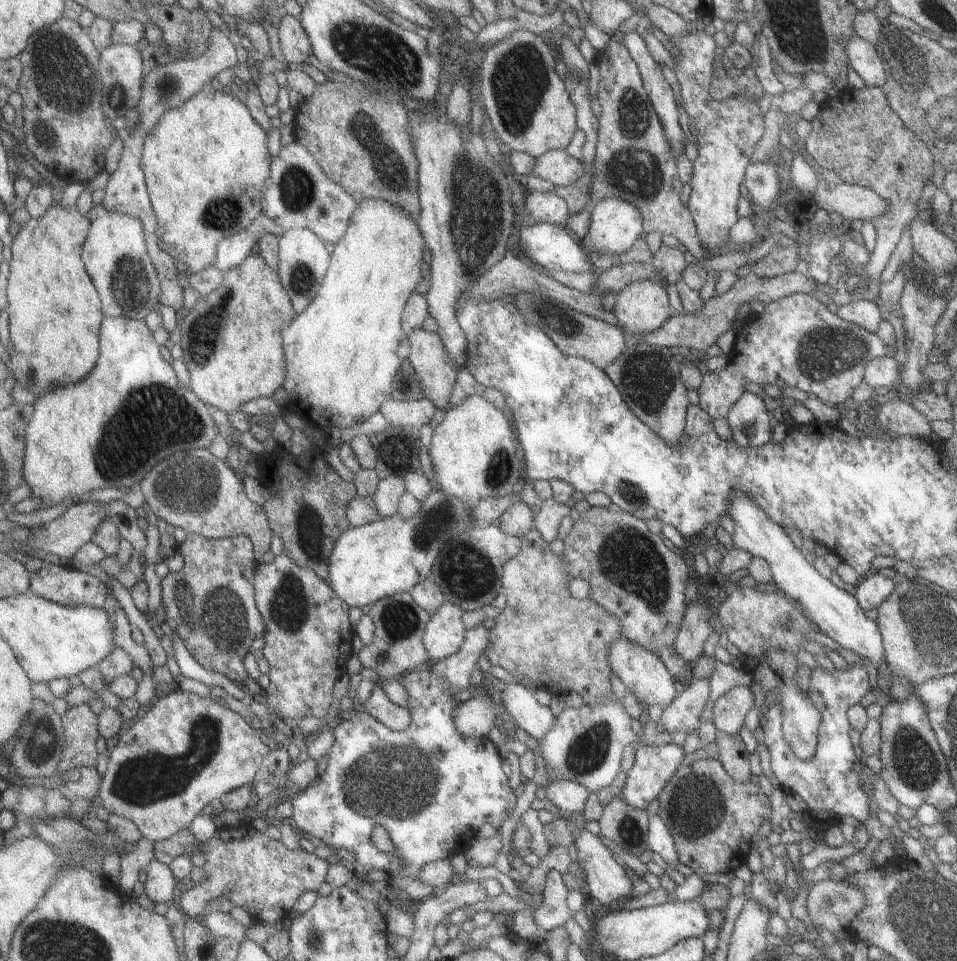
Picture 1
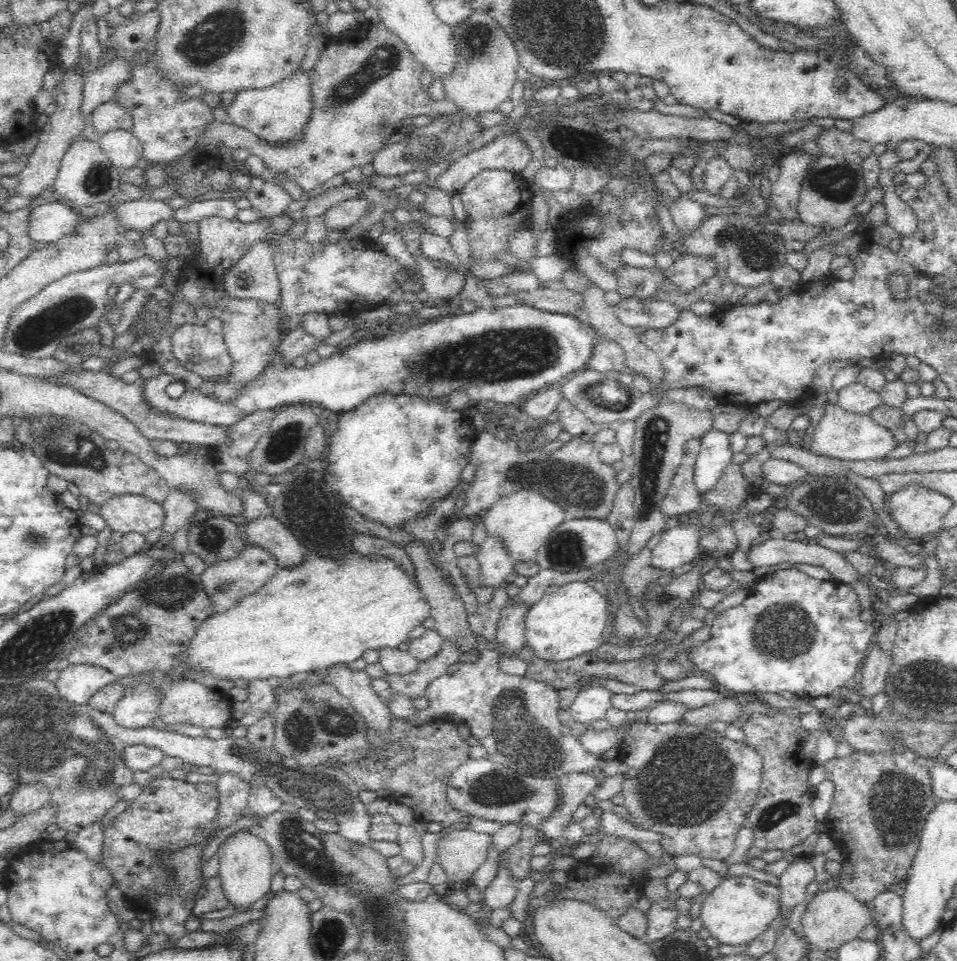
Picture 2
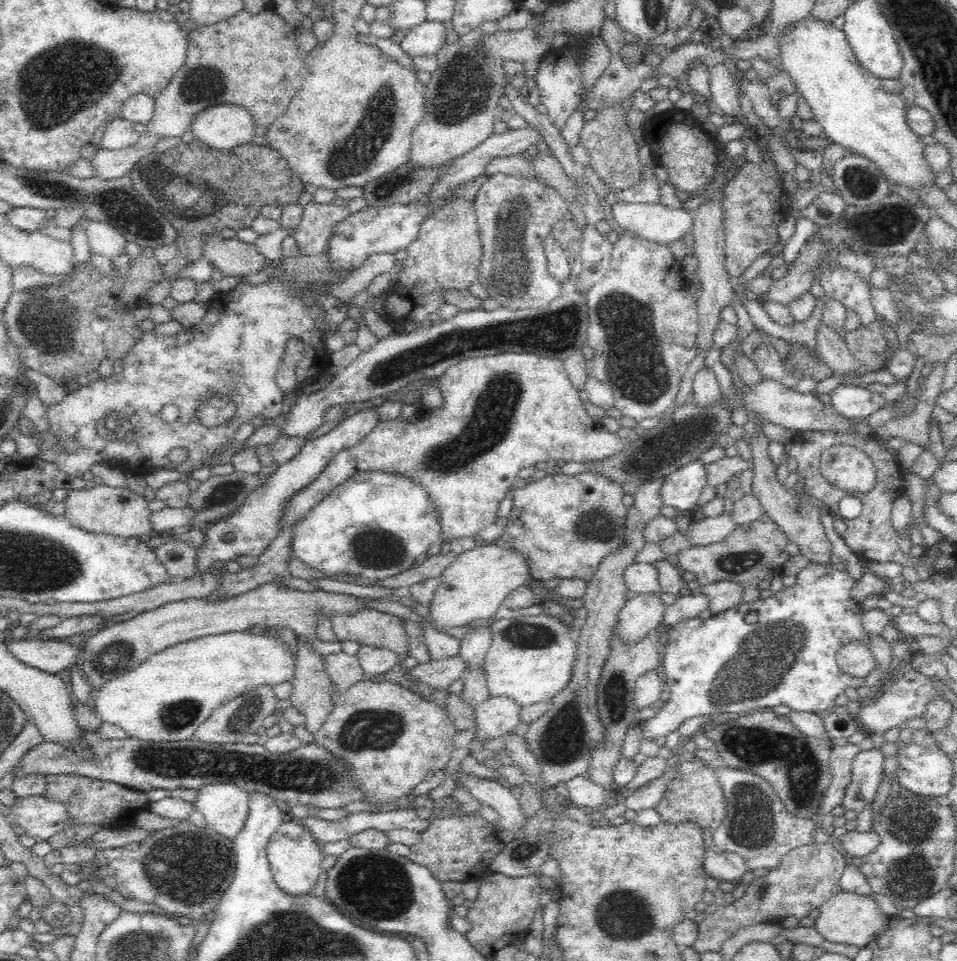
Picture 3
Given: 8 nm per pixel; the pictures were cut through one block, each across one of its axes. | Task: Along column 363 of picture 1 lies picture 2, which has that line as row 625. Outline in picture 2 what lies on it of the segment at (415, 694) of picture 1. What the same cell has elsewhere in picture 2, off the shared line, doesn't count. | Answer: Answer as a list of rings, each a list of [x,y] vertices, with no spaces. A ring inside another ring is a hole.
[[[797,567],[780,569],[772,574],[758,578],[755,584],[748,589],[748,596],[742,603],[717,614],[716,619],[710,626],[710,638],[695,646],[687,654],[687,657],[696,666],[697,673],[711,679],[718,689],[724,693],[759,696],[764,693],[780,694],[781,692],[789,692],[798,698],[808,698],[810,700],[820,696],[829,697],[837,689],[849,686],[852,681],[857,680],[862,658],[868,652],[868,646],[870,646],[870,642],[876,635],[877,627],[864,622],[860,617],[860,612],[860,599],[858,599],[856,591],[850,585],[836,582],[835,580],[818,581],[818,579],[806,575]]]

